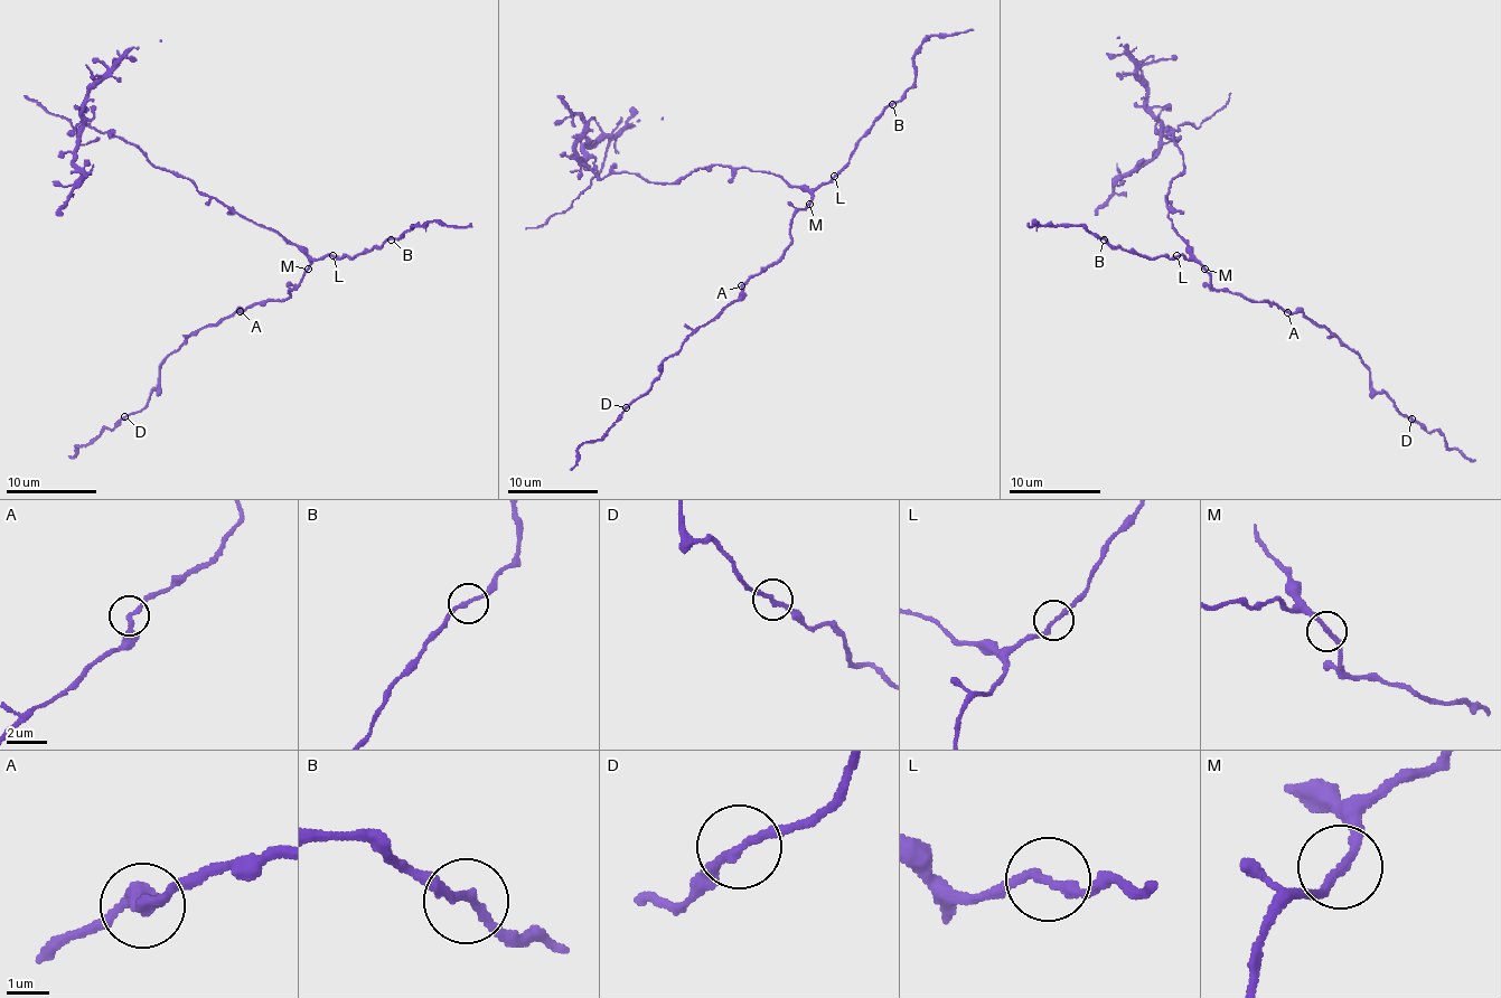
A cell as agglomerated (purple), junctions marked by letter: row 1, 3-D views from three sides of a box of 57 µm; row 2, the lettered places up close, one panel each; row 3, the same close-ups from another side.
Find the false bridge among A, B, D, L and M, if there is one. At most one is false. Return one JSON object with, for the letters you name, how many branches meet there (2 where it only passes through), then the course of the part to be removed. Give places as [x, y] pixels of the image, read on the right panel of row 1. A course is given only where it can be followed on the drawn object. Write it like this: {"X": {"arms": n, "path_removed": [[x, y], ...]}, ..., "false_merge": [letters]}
{"D": {"arms": 2, "path_removed": [[1412, 419], [1429, 432], [1436, 430], [1445, 439], [1447, 448], [1457, 448], [1475, 460]]}, "false_merge": ["D"]}

